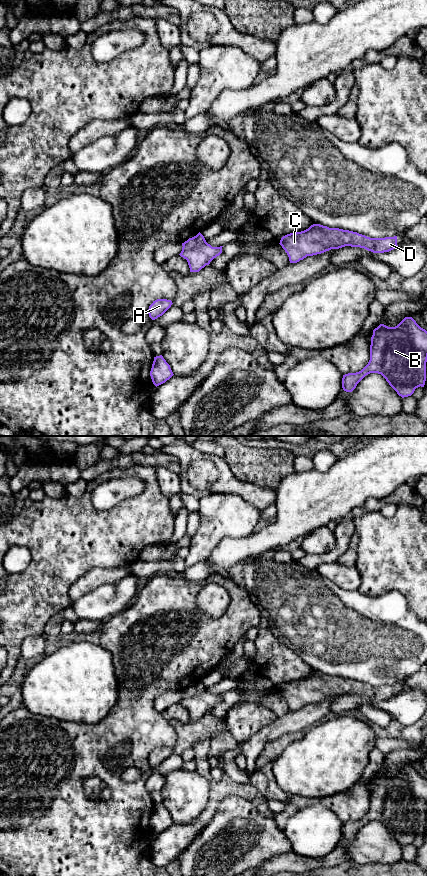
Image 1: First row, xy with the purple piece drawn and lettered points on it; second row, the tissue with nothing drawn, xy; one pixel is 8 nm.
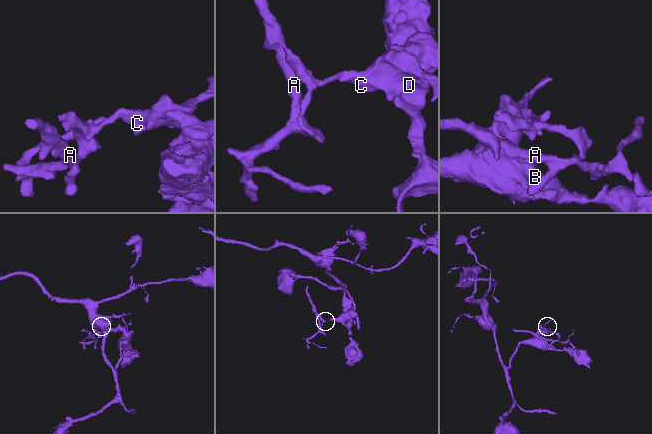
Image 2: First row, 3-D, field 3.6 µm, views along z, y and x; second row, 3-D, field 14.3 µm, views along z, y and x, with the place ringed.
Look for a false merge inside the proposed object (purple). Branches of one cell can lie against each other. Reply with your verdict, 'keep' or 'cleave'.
cleave

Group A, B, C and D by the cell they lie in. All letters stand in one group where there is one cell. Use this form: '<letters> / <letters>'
A / B C D

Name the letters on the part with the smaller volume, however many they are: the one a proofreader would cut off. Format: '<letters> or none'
A

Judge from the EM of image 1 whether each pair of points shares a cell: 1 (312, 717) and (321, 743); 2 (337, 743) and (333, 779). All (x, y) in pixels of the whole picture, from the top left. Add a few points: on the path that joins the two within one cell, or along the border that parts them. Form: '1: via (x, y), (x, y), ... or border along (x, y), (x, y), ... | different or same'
1: border along (316, 723), (306, 730) | different
2: via (336, 752), (333, 755), (333, 770) | same

